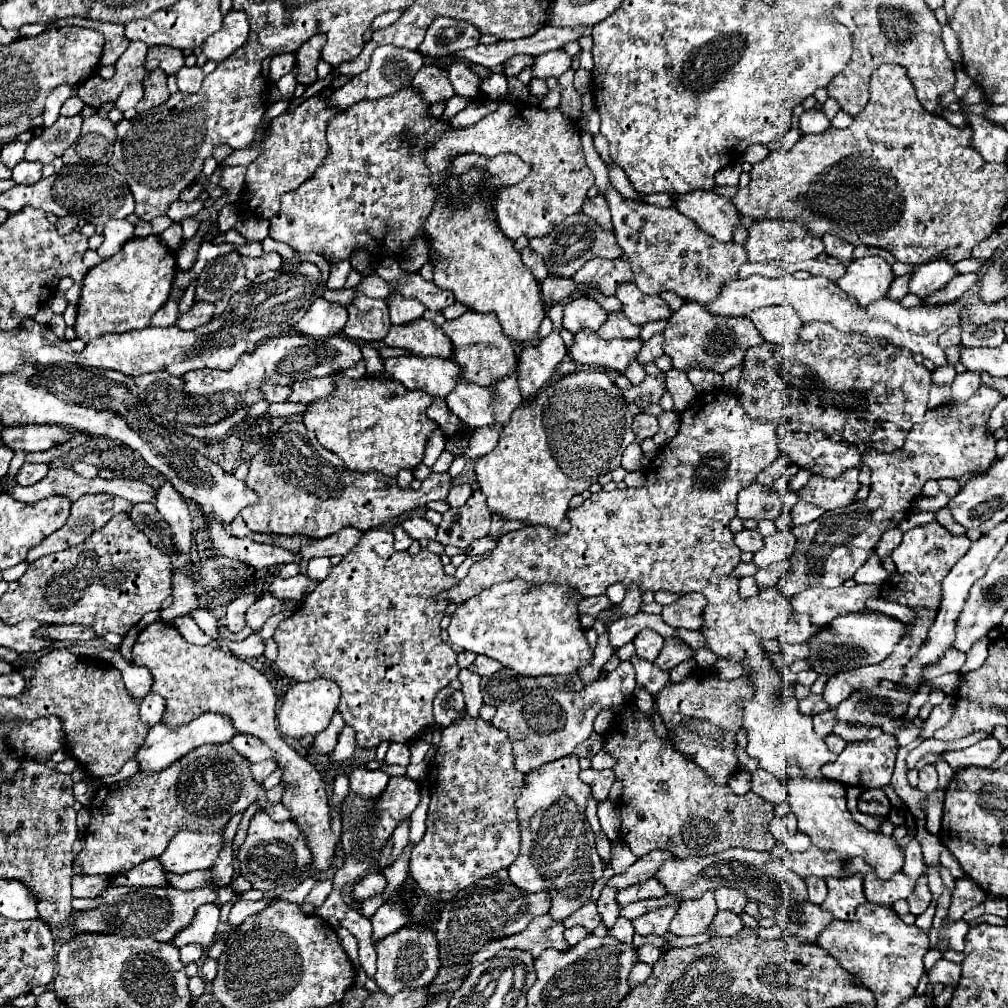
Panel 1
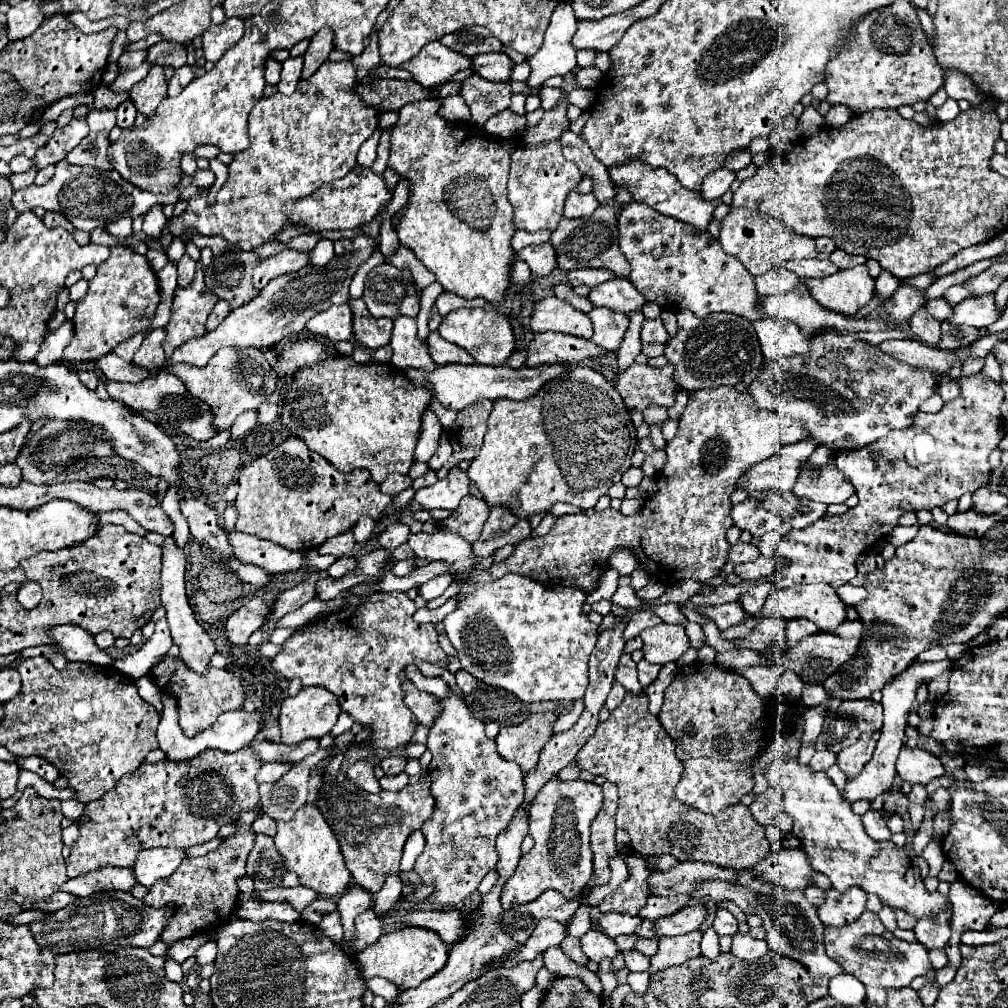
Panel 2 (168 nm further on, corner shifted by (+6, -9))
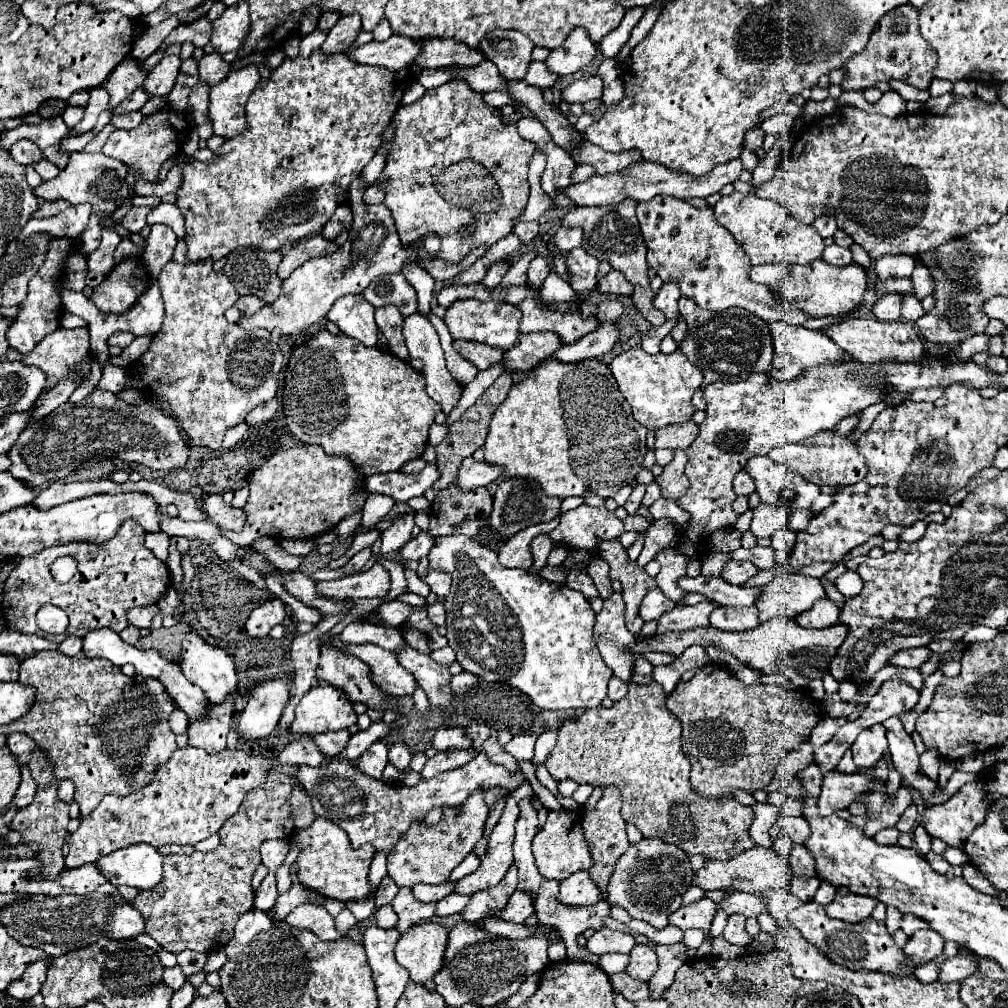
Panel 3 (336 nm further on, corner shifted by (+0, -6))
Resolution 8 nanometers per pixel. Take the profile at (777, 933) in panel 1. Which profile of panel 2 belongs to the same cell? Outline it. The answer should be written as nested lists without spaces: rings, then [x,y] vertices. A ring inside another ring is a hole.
[[[736,933],[732,937],[732,953],[738,959],[744,959],[744,961],[760,959],[766,951],[768,951],[766,941],[756,941],[756,939],[752,939],[750,935],[744,935],[744,933]]]

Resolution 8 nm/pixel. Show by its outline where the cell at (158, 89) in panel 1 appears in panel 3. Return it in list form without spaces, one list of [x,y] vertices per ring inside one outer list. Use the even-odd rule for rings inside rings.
[[[166,56],[160,60],[160,64],[146,76],[142,88],[144,92],[148,92],[148,96],[158,96],[158,98],[166,98],[174,86],[174,80],[178,76],[178,68],[180,68],[180,58],[178,56]]]

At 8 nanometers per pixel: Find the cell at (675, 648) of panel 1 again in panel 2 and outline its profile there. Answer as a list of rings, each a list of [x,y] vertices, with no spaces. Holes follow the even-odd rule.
[[[644,659],[638,663],[638,679],[640,679],[640,685],[646,689],[660,673],[660,667],[658,665],[652,665],[652,663],[646,663]]]

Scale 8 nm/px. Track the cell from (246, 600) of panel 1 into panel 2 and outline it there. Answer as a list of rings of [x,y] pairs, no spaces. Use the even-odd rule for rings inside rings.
[[[252,599],[248,605],[232,613],[226,621],[226,633],[230,643],[246,645],[248,637],[264,625],[268,613],[270,613],[270,607],[262,599]]]

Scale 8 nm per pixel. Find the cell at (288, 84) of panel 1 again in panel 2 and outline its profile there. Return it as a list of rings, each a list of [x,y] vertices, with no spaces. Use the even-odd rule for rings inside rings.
[[[302,55],[298,57],[288,57],[282,63],[282,75],[280,75],[280,83],[278,83],[278,91],[282,95],[292,95],[298,81],[300,81],[300,71],[302,71]]]

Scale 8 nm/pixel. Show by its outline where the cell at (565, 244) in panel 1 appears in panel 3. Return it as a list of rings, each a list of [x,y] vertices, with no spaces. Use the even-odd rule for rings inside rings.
[[[630,198],[622,200],[620,204],[612,204],[612,206],[594,206],[594,208],[576,206],[566,212],[566,216],[560,220],[560,224],[564,228],[582,228],[584,230],[584,248],[600,262],[610,262],[614,270],[622,272],[626,276],[626,280],[630,284],[634,284],[632,300],[634,300],[636,308],[644,314],[646,320],[650,320],[654,326],[660,326],[660,324],[664,324],[664,316],[660,316],[660,312],[656,312],[652,308],[654,298],[652,298],[650,280],[646,276],[646,272],[648,272],[646,244],[640,236],[634,208],[636,208],[636,204]]]

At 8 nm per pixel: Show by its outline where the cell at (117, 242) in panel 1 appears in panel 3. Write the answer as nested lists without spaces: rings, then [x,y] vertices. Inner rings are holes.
[[[132,206],[122,220],[122,226],[130,232],[140,232],[146,226],[146,216],[150,210],[150,206]]]

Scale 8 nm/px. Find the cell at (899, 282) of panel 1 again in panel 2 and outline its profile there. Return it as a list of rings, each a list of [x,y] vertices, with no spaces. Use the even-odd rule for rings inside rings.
[[[880,271],[880,275],[876,277],[876,293],[886,301],[890,299],[890,295],[900,287],[900,279],[894,279],[894,275],[890,275],[890,271]]]

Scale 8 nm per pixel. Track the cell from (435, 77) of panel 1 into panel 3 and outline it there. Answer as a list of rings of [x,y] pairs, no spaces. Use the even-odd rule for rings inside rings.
[[[373,184],[365,190],[363,202],[366,204],[381,204],[384,201],[384,197],[385,192],[383,188]]]

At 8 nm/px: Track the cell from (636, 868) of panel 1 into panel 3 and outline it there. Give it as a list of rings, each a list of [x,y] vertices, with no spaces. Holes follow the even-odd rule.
[[[756,846],[748,852],[742,852],[740,856],[734,856],[730,860],[706,860],[706,864],[694,872],[692,886],[700,886],[702,890],[740,890],[746,893],[760,893],[764,890],[782,890],[790,884],[790,868],[786,860],[774,850]]]

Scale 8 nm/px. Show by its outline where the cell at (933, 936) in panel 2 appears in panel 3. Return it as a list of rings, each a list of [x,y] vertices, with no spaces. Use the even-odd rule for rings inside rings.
[[[926,928],[910,936],[910,942],[904,946],[904,952],[908,952],[908,956],[912,956],[914,960],[934,960],[942,952],[942,948],[944,938]]]

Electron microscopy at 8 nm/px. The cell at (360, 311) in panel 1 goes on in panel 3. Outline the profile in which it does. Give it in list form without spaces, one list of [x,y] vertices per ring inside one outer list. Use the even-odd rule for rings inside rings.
[[[384,306],[384,308],[376,308],[376,326],[380,330],[380,334],[386,338],[390,352],[396,354],[400,360],[408,360],[408,348],[404,344],[404,336],[402,336],[402,314],[398,312],[398,308],[392,306]]]

